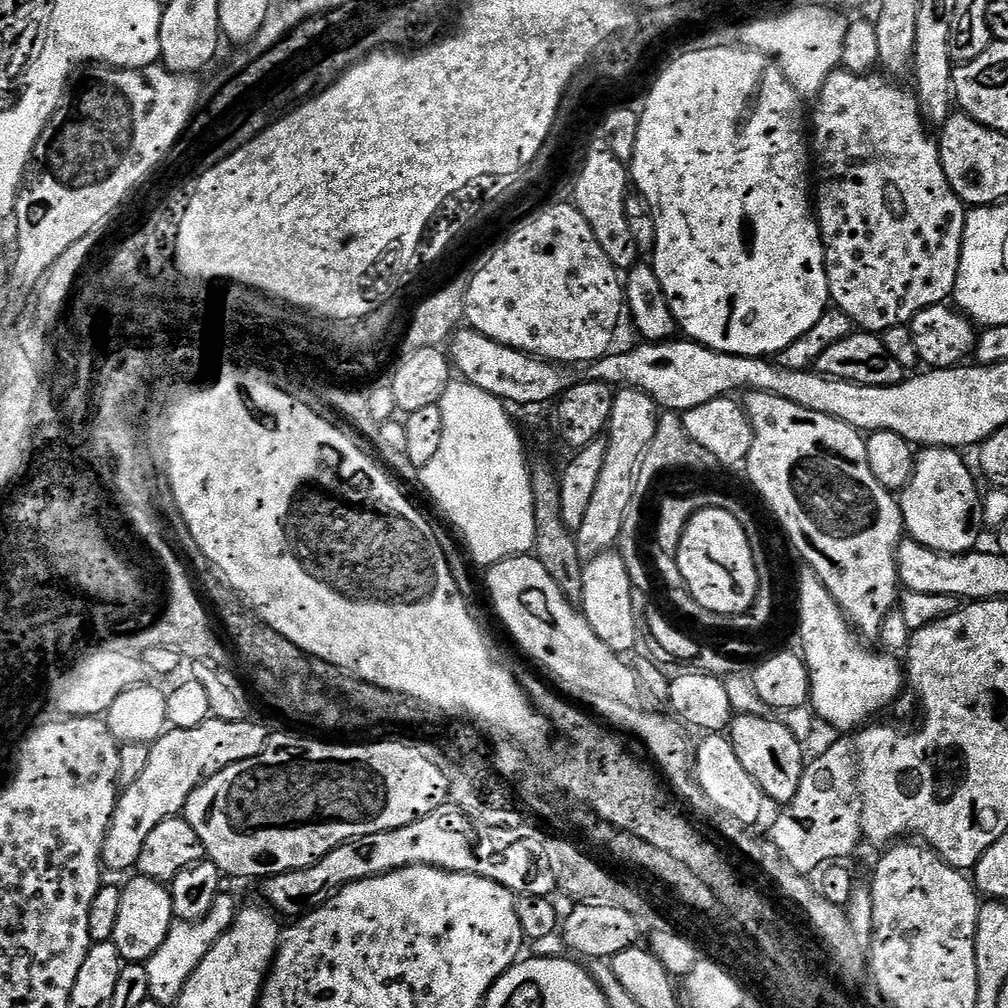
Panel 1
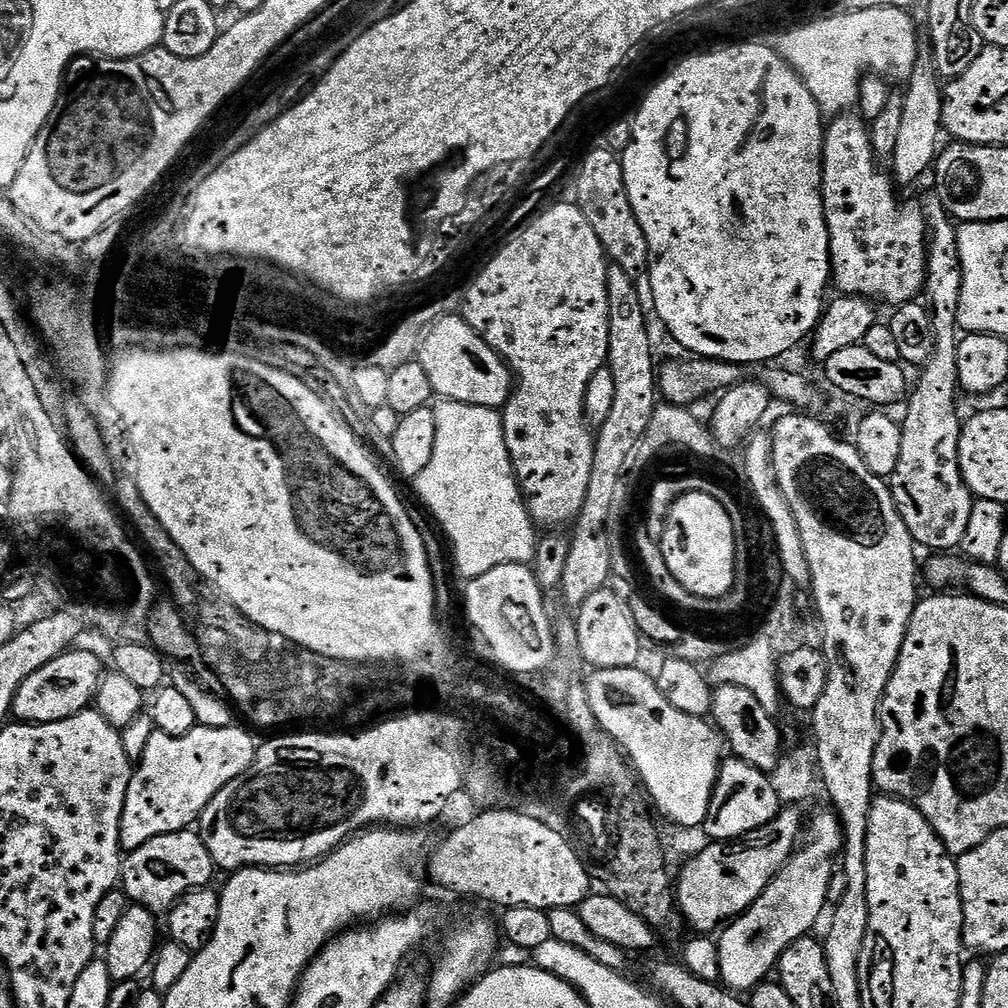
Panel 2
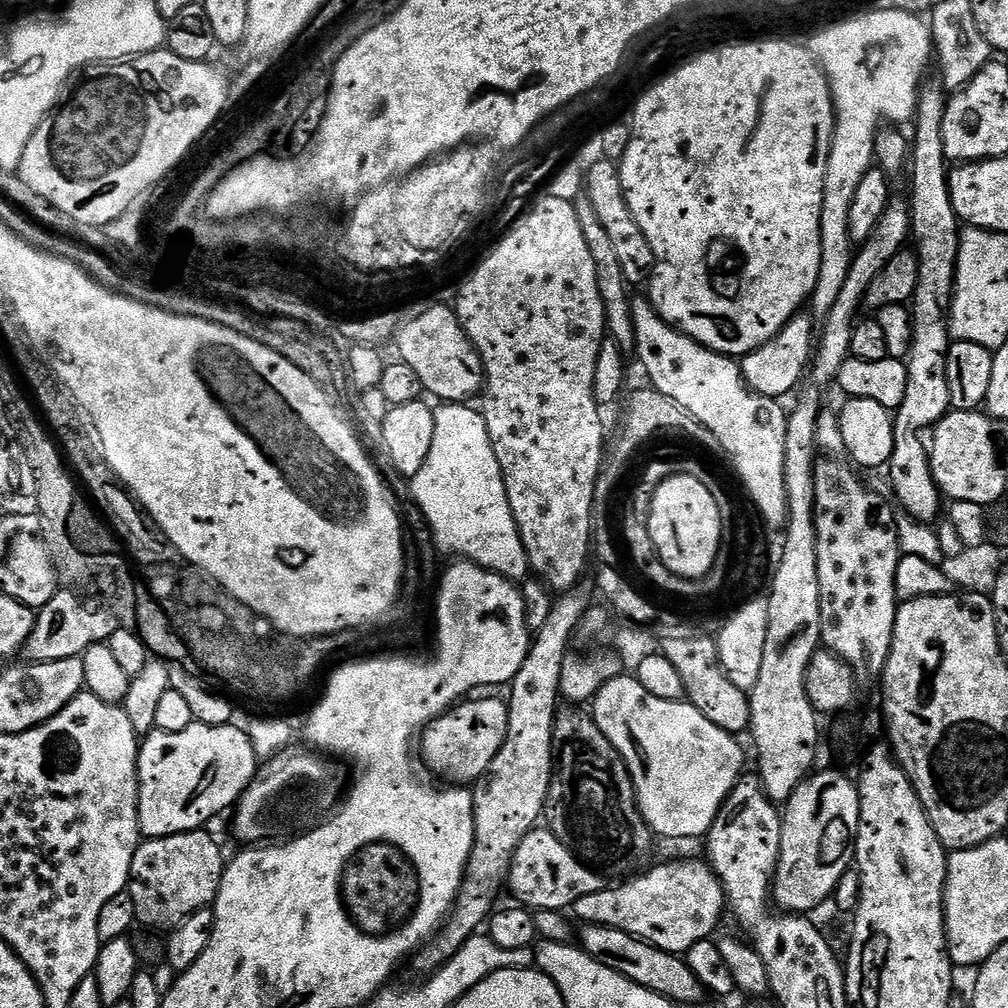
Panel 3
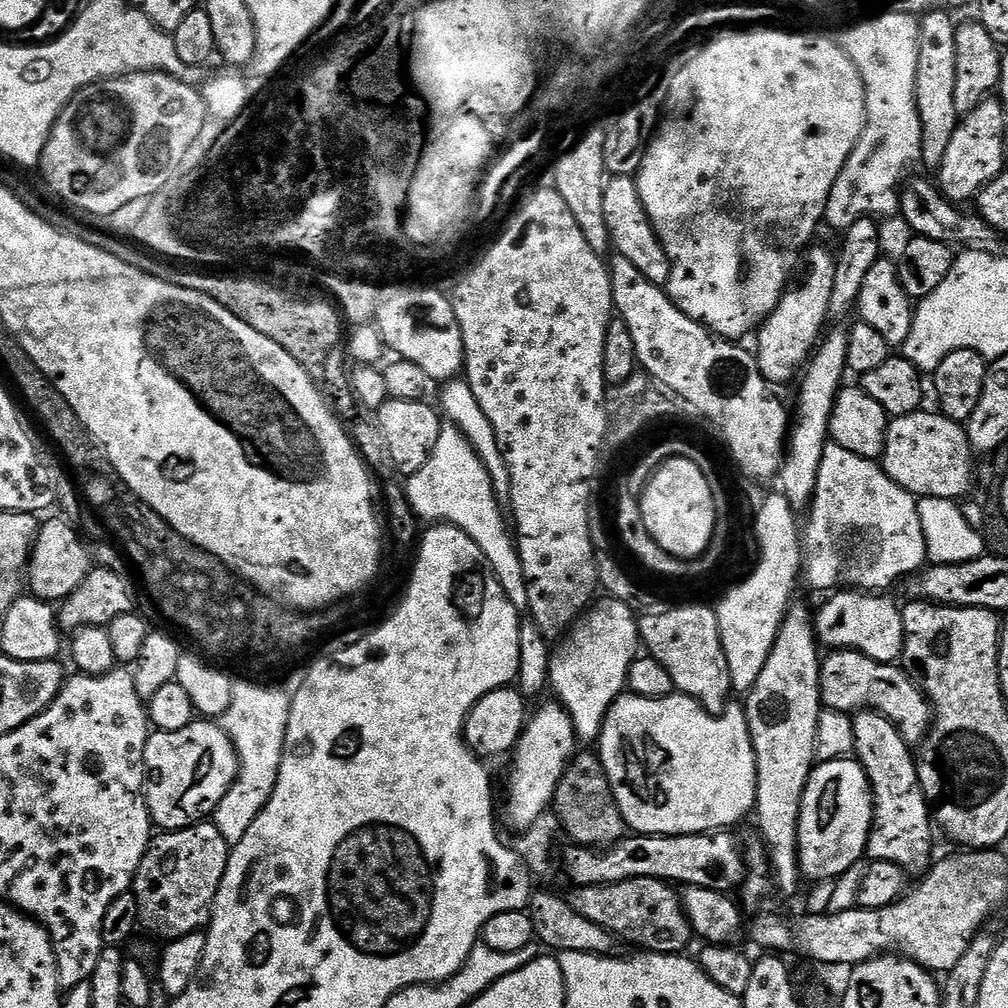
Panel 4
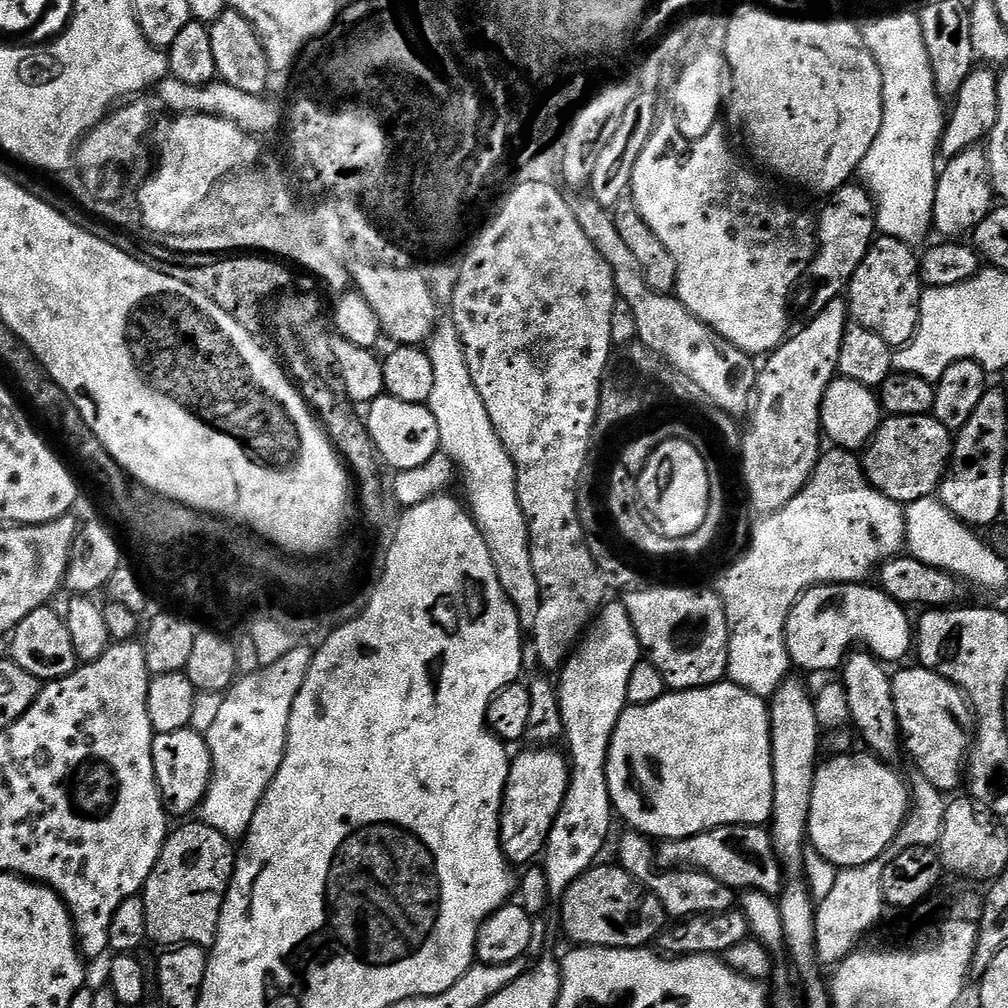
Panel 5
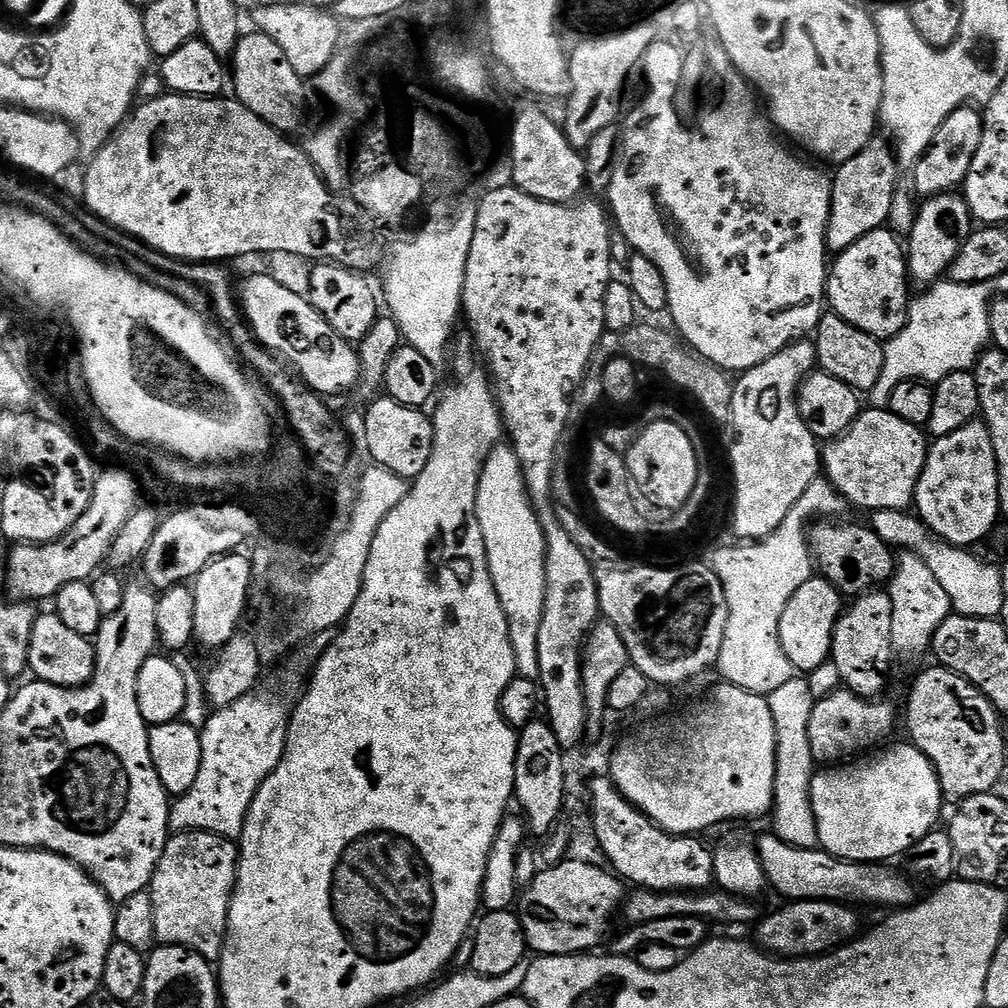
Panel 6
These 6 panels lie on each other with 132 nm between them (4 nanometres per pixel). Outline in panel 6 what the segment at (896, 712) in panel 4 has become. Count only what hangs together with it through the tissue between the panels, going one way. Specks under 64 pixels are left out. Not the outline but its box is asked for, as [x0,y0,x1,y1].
[908,666,1004,802]

